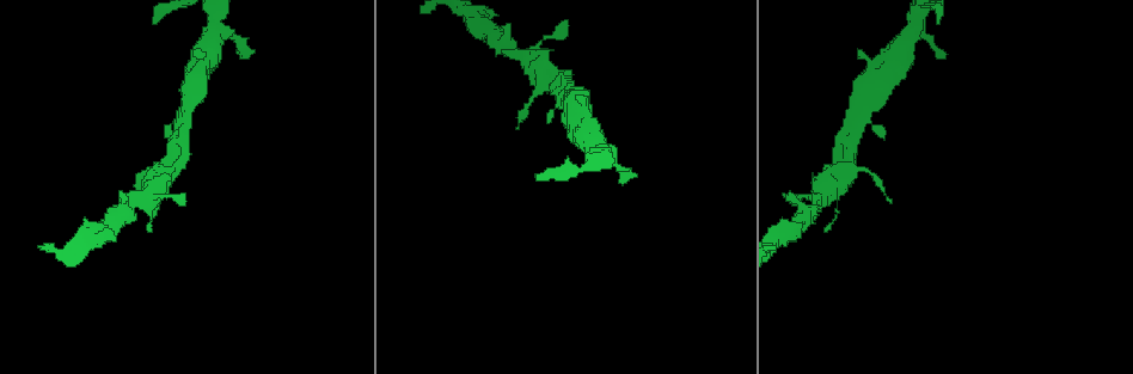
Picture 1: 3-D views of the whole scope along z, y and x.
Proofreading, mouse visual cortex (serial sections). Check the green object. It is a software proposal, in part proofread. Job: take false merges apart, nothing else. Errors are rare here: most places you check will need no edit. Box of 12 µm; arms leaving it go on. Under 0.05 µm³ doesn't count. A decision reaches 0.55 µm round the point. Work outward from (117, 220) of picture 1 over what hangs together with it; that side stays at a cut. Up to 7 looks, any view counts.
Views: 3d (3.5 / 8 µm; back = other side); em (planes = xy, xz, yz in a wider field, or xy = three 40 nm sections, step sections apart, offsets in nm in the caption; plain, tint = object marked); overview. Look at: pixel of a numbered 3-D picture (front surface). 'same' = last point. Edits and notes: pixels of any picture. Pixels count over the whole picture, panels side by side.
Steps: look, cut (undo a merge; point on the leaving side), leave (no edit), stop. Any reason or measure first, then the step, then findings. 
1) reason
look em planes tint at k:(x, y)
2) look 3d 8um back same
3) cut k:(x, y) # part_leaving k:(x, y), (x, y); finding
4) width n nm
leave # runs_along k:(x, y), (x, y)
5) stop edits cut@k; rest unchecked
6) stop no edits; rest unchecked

three-way junction
look 3d 8um back at 1:(90, 238)

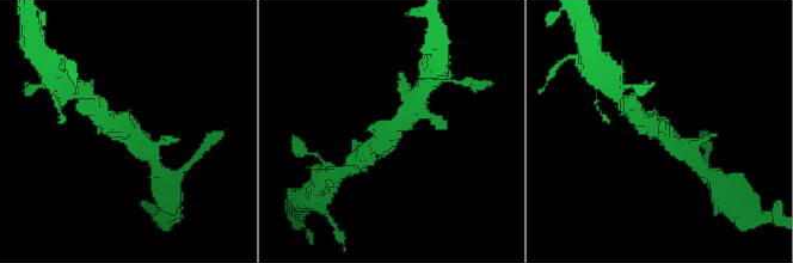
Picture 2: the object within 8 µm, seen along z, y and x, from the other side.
zoom in
look 3d 3.5um at 2:(390, 131)

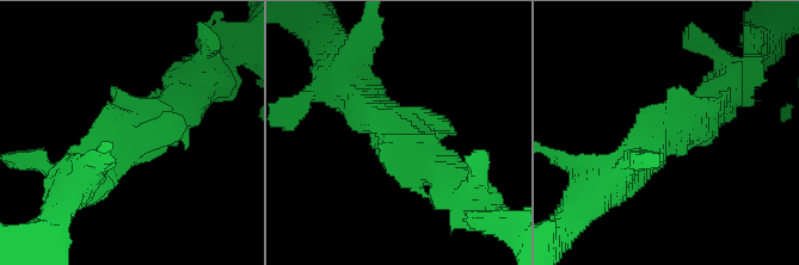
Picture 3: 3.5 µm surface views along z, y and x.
now the EM
look em xy step 2 tint at 3:(396, 132)

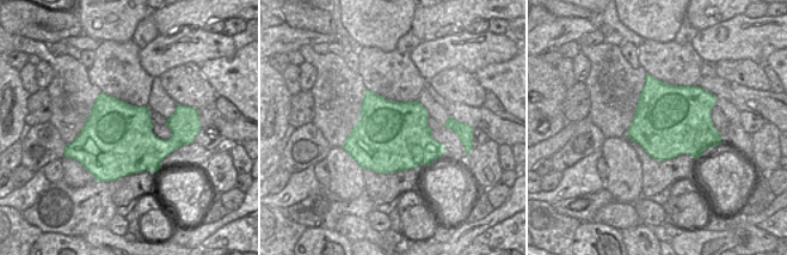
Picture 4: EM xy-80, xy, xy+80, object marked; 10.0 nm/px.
leave # runs_along 3:(449, 178), (372, 113), (335, 98); continuous, no second cell

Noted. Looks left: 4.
a narrow waist
look 3d 3.5um at 1:(822, 192)

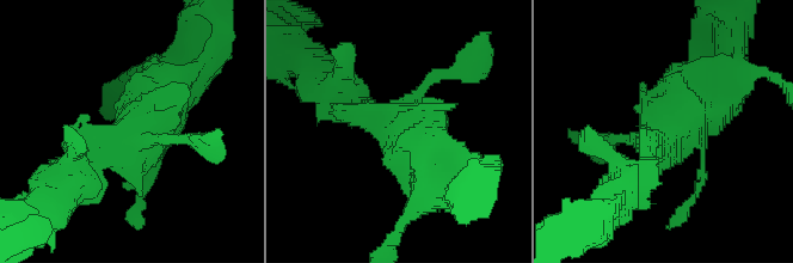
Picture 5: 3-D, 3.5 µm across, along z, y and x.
cut 5:(443, 72) # part_leaving 5:(415, 97), (473, 61), (487, 34); a second cell is stuck on

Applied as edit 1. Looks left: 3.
see it whole again
look overview

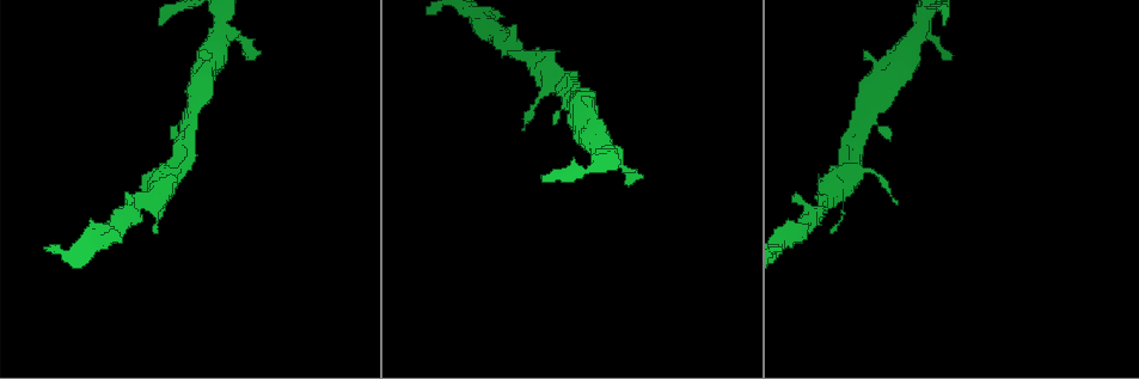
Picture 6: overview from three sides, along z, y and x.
sharp bend
look 3d 8um at 6:(861, 139)

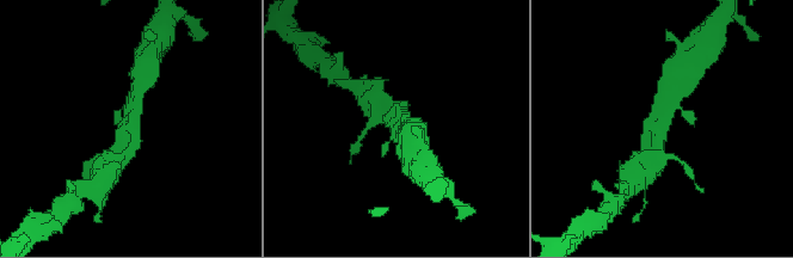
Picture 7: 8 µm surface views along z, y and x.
look 3d 3.5um at 7:(397, 121)

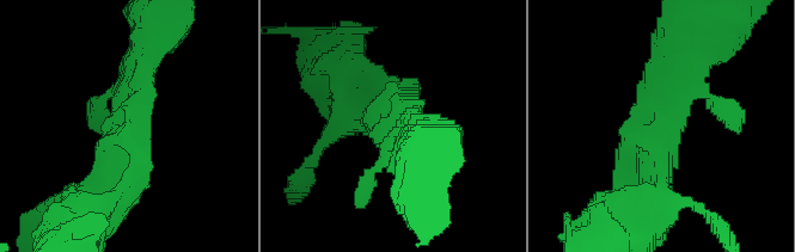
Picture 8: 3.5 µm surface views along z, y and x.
leave # runs_along 8:(104, 213), (120, 198), (141, 66); one cell here

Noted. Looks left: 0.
stop edits cut@5; rest unchecked

